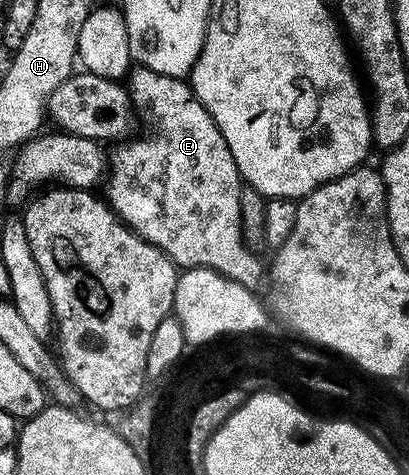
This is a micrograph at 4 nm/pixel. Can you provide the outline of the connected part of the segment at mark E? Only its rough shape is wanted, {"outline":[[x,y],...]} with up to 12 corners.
{"outline":[[138,66],[154,136],[113,145],[106,203],[179,269],[257,289],[244,181],[185,79]]}

